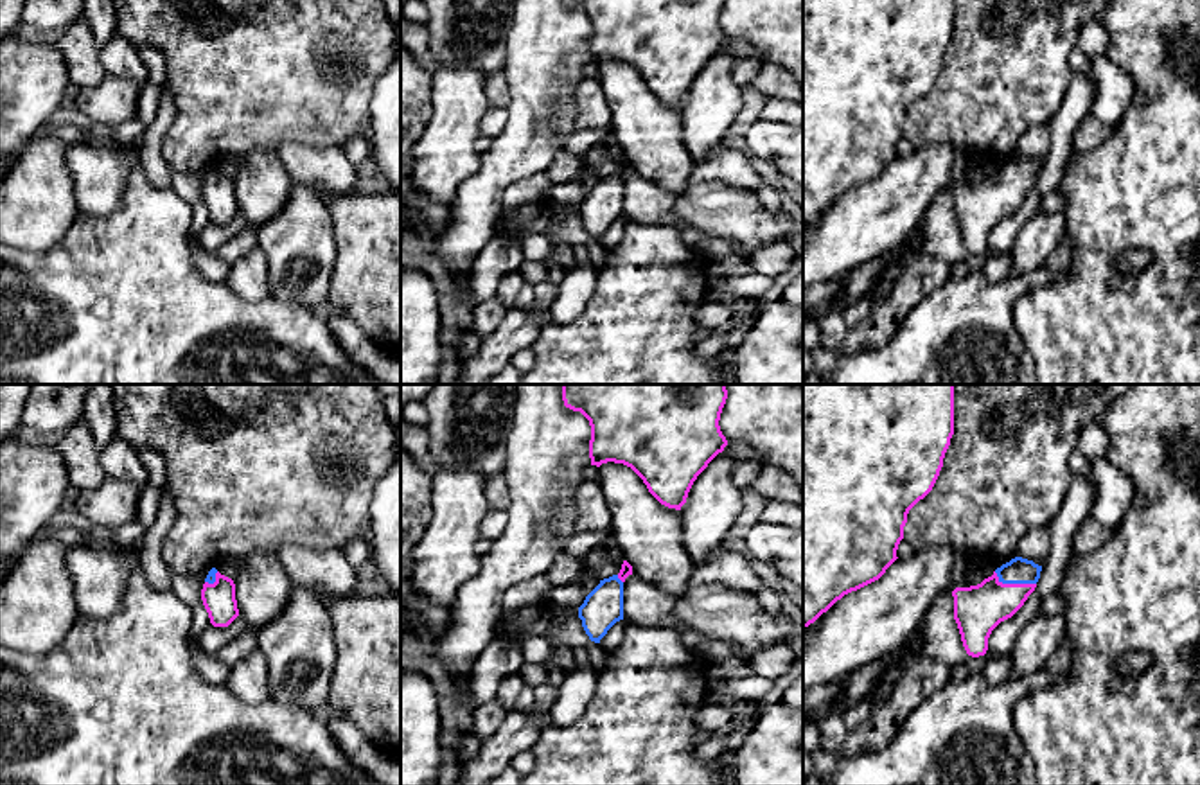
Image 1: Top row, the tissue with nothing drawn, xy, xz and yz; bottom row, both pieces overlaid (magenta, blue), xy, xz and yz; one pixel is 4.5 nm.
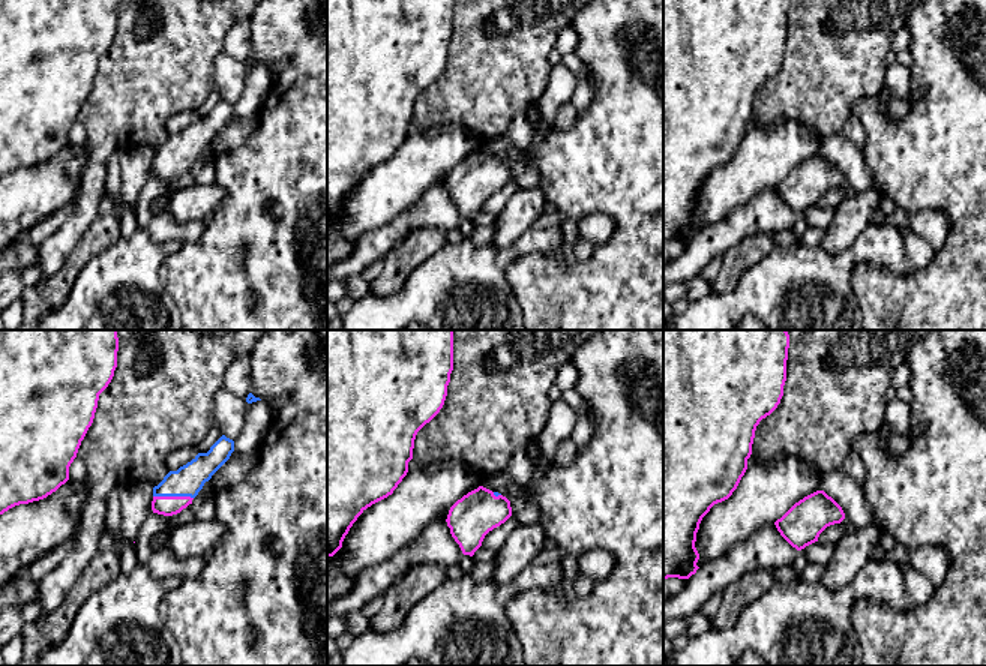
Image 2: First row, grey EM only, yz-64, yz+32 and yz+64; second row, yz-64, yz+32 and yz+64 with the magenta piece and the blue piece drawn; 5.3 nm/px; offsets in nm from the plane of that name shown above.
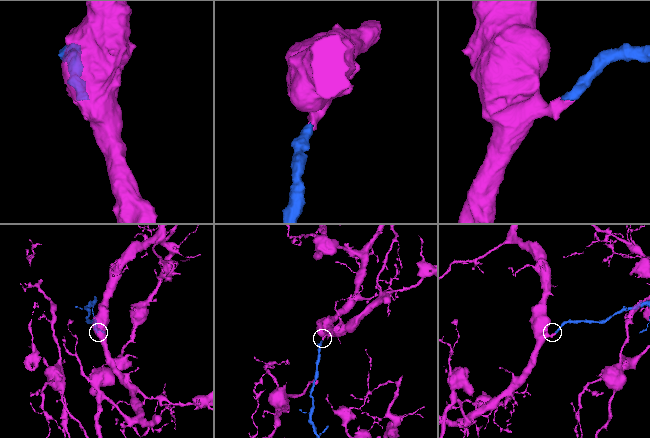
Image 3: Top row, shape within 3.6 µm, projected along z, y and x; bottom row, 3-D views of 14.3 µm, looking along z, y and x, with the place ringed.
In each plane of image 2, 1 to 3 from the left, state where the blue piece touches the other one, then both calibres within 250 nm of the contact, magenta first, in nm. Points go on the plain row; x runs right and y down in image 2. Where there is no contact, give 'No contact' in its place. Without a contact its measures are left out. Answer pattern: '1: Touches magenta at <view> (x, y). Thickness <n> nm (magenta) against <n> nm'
1: Touches magenta at yz-64 (173, 161). Thickness 110 nm (magenta) against 170 nm
2: Touches magenta at yz+32 (499, 159). Thickness 240 nm (magenta) against 20 nm
3: No contact

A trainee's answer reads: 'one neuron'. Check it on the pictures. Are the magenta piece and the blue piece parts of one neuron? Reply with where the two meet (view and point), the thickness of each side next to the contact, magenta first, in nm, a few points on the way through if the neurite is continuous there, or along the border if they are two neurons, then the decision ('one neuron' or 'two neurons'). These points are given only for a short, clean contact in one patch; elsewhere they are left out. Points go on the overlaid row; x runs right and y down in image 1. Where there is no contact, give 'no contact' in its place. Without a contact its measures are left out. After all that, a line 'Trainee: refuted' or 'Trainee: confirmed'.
meets magenta in yz at (1014, 584); 220 nm thick on the magenta side, 120 nm on the other; one neuron
Trainee: confirmed

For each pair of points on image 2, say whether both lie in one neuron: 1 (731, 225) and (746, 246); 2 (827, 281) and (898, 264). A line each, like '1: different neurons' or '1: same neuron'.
1: different neurons
2: same neuron

